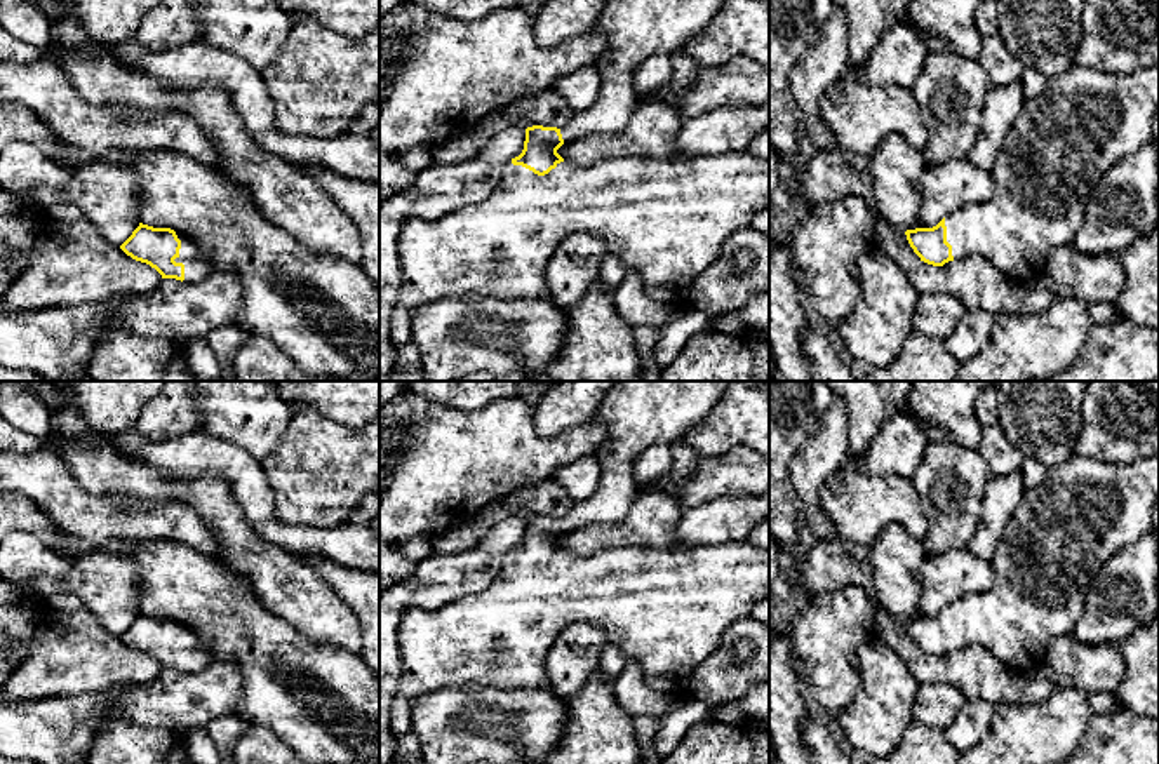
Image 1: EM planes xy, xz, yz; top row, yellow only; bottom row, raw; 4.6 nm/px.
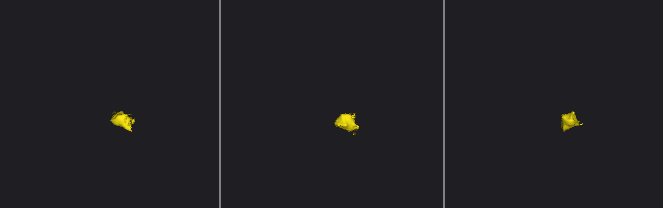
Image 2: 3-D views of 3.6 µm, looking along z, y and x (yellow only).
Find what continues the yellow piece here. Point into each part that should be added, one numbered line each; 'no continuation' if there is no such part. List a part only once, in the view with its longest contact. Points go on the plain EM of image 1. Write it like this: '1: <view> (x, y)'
1: xy (197, 656)
2: xz (667, 609)

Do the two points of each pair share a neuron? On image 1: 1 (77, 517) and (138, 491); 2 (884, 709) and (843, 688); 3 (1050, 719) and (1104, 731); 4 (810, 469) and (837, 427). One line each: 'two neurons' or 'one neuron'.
1: two neurons
2: two neurons
3: two neurons
4: one neuron

